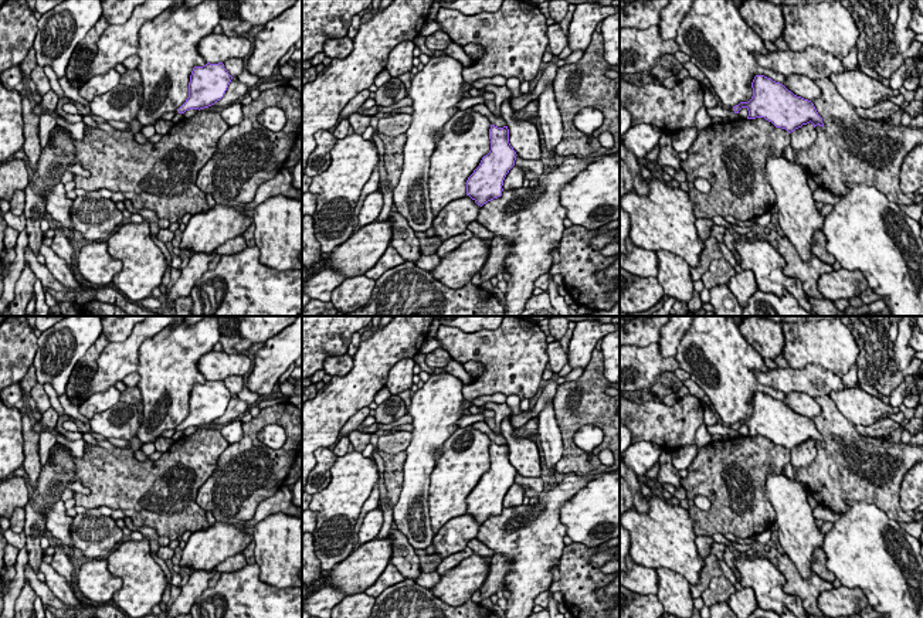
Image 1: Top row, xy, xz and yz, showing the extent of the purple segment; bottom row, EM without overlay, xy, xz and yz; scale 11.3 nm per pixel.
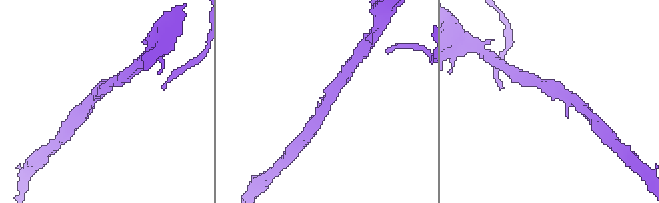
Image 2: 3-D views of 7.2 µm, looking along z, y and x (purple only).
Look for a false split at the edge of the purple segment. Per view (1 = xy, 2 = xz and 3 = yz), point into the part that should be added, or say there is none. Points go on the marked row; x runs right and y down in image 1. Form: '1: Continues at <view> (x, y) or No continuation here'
1: No continuation here
2: No continuation here
3: No continuation here

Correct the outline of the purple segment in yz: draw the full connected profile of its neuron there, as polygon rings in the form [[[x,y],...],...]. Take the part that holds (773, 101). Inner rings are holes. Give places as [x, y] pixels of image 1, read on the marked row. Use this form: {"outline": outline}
{"outline": [[[756,75],[751,88],[751,99],[733,106],[734,113],[746,108],[749,111],[747,119],[764,118],[776,128],[785,129],[788,133],[810,122],[814,128],[817,125],[824,128],[822,118],[818,115],[814,103],[794,95],[783,84],[764,75]]]}

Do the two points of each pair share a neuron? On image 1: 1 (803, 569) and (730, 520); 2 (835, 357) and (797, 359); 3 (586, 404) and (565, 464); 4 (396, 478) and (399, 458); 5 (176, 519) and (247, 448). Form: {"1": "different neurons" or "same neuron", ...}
{"1": "different neurons", "2": "same neuron", "3": "same neuron", "4": "same neuron", "5": "different neurons"}

